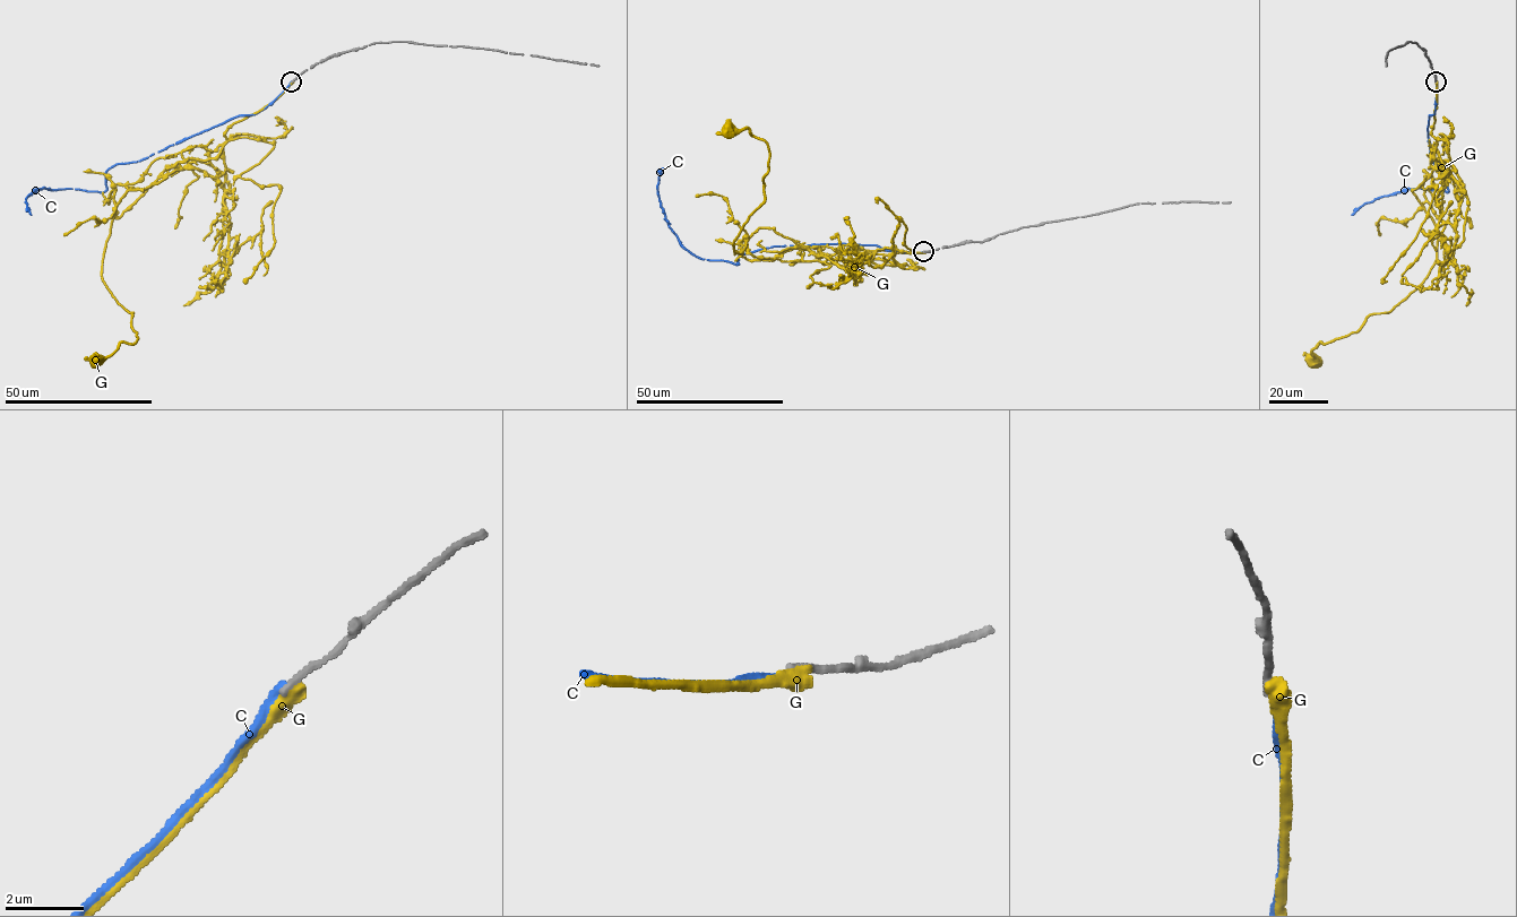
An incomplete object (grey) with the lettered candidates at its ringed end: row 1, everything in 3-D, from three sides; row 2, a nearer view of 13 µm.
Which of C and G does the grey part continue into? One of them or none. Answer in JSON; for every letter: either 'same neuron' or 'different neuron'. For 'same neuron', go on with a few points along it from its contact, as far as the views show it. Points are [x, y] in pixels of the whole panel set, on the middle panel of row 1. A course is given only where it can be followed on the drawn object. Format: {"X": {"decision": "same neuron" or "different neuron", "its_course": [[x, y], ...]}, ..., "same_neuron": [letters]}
{"C": {"decision": "different neuron"}, "G": {"decision": "different neuron"}, "same_neuron": []}

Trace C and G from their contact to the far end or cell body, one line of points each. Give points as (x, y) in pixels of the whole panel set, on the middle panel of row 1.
C: (923, 251), (824, 243), (746, 253), (739, 264), (700, 259), (669, 225), (657, 191), (663, 167)
G: (923, 251), (822, 253), (760, 227), (735, 253), (733, 240), (764, 201), (769, 153), (748, 128), (729, 129)

